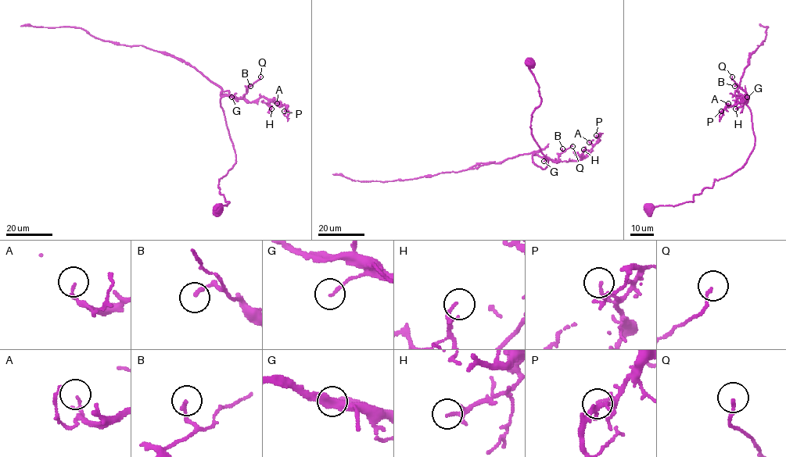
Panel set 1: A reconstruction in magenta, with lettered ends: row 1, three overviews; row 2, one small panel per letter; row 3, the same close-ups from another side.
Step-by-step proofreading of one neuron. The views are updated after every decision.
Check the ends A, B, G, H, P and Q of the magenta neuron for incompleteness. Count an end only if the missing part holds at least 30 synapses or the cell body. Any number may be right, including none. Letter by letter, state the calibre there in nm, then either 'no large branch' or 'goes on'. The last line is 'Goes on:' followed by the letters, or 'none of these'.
A: 140 nm | no large branch
B: 180 nm | no large branch
G: 120 nm | no large branch
H: 110 nm | no large branch
P: 100 nm | no large branch
Q: 130 nm | no large branch
Goes on: none of these

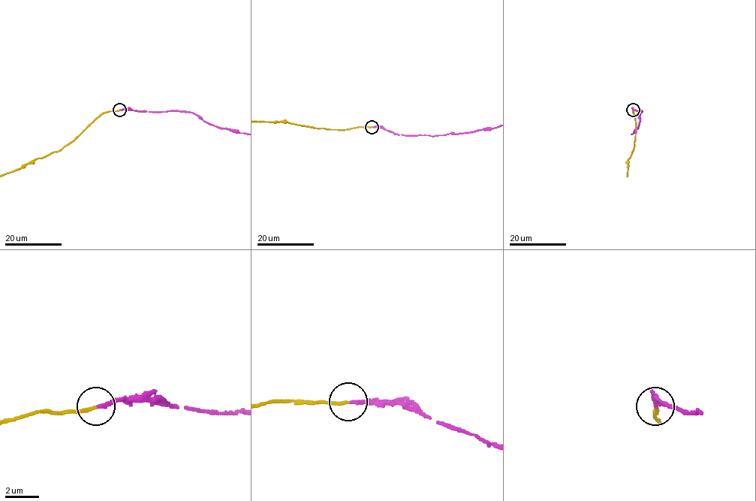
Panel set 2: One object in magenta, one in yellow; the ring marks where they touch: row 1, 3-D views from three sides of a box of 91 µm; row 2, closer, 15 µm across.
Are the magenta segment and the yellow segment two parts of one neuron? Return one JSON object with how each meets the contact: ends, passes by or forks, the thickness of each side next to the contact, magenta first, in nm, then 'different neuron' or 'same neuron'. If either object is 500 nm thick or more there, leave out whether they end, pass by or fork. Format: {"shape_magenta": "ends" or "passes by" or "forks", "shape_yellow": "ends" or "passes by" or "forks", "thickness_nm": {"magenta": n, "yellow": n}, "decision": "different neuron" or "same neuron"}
{"shape_magenta": "ends", "shape_yellow": "ends", "thickness_nm": {"magenta": 200, "yellow": 190}, "decision": "same neuron"}

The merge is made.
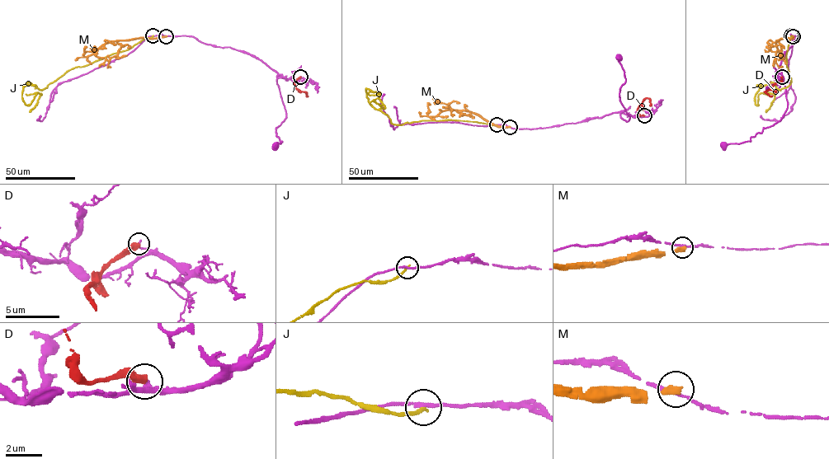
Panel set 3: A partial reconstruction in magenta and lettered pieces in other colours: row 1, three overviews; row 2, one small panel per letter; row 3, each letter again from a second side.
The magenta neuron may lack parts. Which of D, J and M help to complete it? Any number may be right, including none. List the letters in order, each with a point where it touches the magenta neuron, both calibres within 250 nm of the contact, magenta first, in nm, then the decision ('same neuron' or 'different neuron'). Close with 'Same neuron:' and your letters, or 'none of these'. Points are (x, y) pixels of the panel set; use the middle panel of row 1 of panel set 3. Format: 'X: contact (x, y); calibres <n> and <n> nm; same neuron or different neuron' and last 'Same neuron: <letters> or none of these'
D: contact (644, 115); calibres 160 and 480 nm; different neuron
J: contact (496, 124); calibres 180 and 240 nm; different neuron
M: contact (510, 127); calibres 190 and 380 nm; different neuron
Same neuron: none of these

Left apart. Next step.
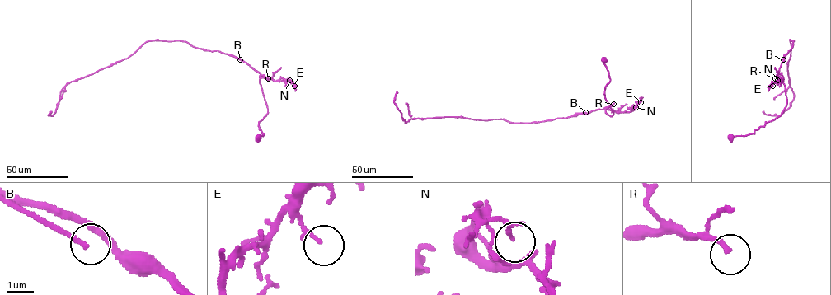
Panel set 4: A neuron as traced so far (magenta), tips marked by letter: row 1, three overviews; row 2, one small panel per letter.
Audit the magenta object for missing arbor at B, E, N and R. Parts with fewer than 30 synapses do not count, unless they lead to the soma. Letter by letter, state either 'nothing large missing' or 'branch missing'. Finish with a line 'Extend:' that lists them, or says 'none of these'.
B: branch missing
E: nothing large missing
N: nothing large missing
R: nothing large missing
Extend: B

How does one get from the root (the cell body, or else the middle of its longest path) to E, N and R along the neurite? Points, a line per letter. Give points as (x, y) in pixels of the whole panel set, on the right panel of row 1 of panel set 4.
E: (731, 137), (753, 133), (781, 114), (786, 102), (785, 86), (779, 77), (783, 79), (772, 86)
N: (731, 137), (753, 133), (766, 122), (781, 114), (786, 99), (784, 85), (779, 77), (783, 79), (777, 80)
R: (731, 137), (753, 133), (766, 122), (781, 114), (786, 102), (786, 88), (779, 77), (775, 78)

